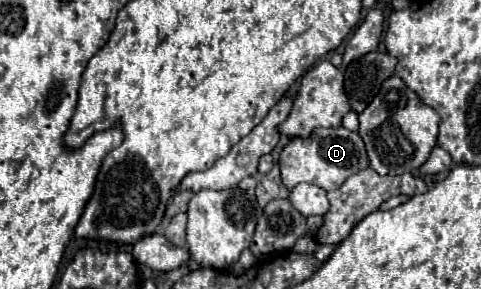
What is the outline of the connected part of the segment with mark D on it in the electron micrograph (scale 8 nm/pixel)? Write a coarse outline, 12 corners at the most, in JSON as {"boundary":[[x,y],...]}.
{"boundary":[[316,128],[280,154],[288,190],[336,190],[368,168],[358,132]]}

